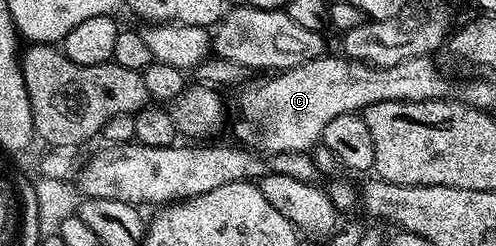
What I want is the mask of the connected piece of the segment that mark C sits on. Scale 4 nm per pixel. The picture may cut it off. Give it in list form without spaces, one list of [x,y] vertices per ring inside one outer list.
[[[323,55],[318,58],[314,58],[312,61],[308,61],[306,64],[293,69],[285,69],[277,72],[275,75],[260,75],[255,79],[249,80],[247,84],[239,90],[240,93],[240,113],[244,116],[244,121],[248,125],[253,125],[256,128],[256,133],[260,136],[260,141],[266,147],[268,153],[293,153],[295,151],[308,151],[313,147],[311,145],[319,146],[321,144],[324,132],[326,131],[326,123],[330,123],[330,119],[338,119],[338,115],[343,113],[360,113],[363,110],[370,108],[374,103],[380,103],[382,101],[438,101],[449,96],[448,93],[448,81],[440,74],[438,66],[432,62],[431,56],[412,57],[406,59],[402,63],[394,63],[390,67],[377,67],[369,65],[363,61],[354,61],[347,56],[339,55],[340,57],[330,57],[330,55]]]

